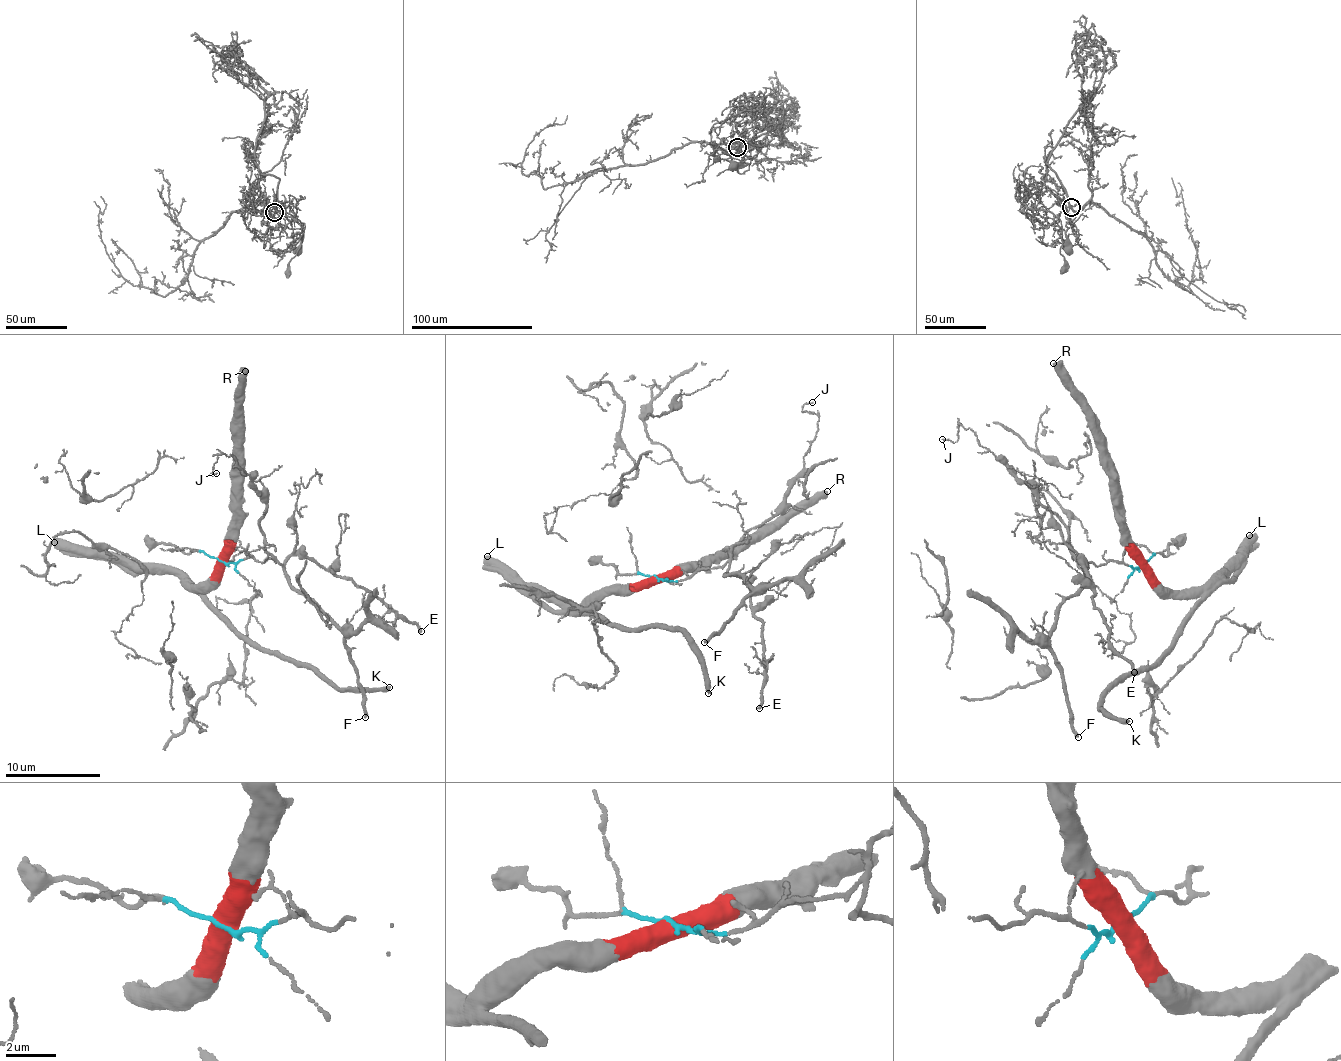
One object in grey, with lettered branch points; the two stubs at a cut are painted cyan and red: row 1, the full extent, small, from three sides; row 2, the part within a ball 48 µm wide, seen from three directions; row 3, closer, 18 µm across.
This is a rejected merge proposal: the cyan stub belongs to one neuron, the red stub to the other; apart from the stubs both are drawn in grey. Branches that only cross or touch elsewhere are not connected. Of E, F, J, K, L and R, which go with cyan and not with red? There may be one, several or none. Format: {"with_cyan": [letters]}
{"with_cyan": ["E", "F", "J"]}

